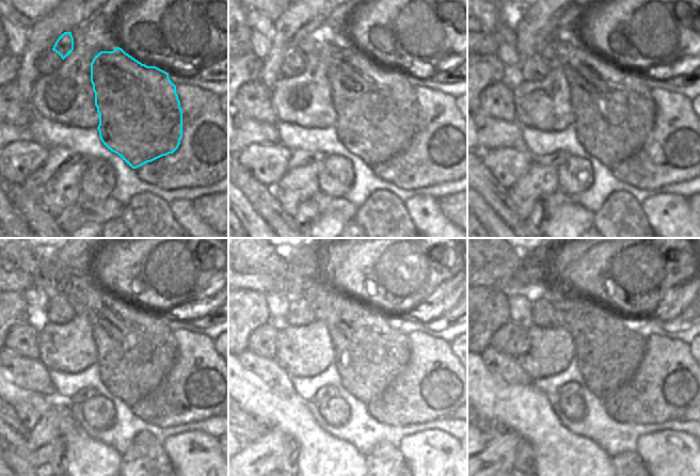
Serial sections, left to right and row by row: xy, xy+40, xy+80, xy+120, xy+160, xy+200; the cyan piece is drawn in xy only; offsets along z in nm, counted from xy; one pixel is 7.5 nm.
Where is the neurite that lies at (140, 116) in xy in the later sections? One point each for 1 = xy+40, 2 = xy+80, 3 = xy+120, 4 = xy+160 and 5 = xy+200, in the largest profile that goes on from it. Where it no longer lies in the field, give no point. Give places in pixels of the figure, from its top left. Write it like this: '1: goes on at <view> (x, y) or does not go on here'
1: goes on at xy+40 (377, 112)
2: goes on at xy+80 (615, 112)
3: goes on at xy+120 (136, 350)
4: goes on at xy+160 (369, 350)
5: goes on at xy+200 (608, 349)

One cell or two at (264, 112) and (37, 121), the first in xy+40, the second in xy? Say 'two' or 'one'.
two

